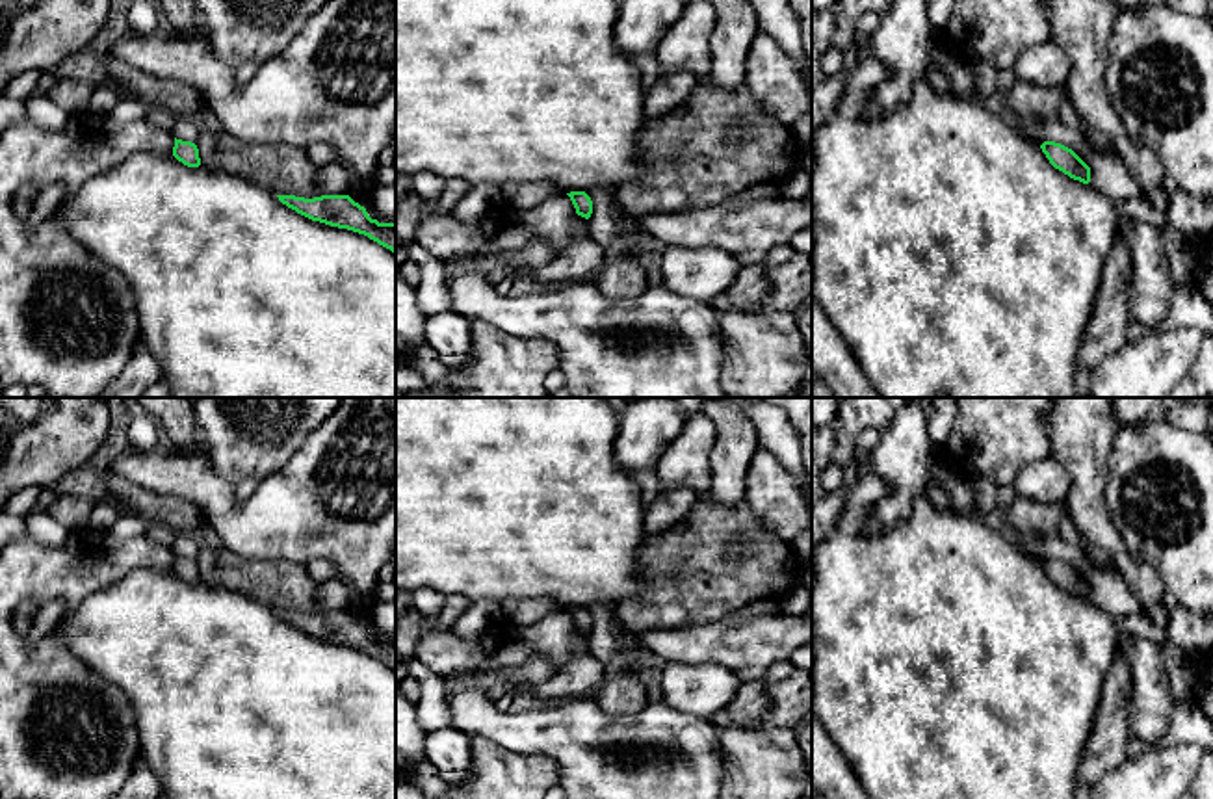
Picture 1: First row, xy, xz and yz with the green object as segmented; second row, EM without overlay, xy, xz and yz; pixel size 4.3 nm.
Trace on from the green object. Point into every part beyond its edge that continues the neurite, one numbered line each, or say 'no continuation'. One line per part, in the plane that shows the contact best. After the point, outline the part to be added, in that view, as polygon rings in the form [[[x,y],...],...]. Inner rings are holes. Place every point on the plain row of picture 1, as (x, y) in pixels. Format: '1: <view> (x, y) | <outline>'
no continuation

